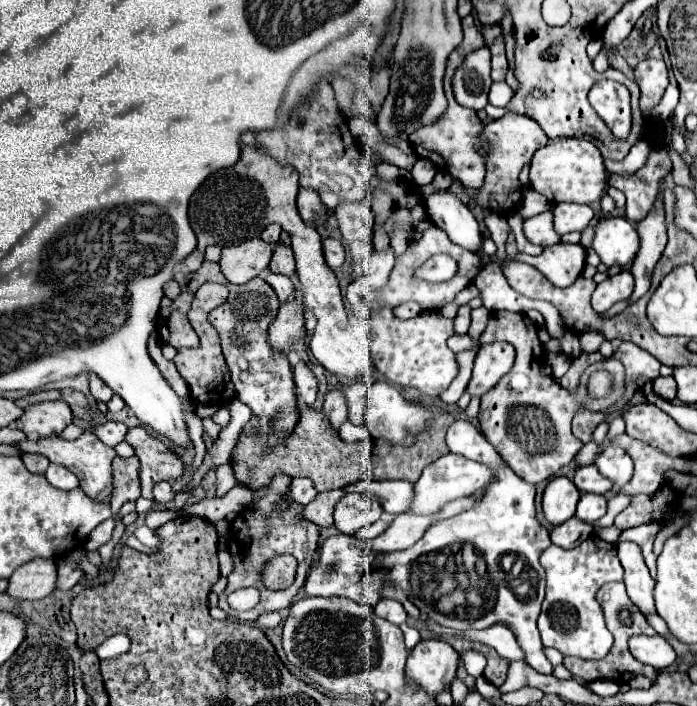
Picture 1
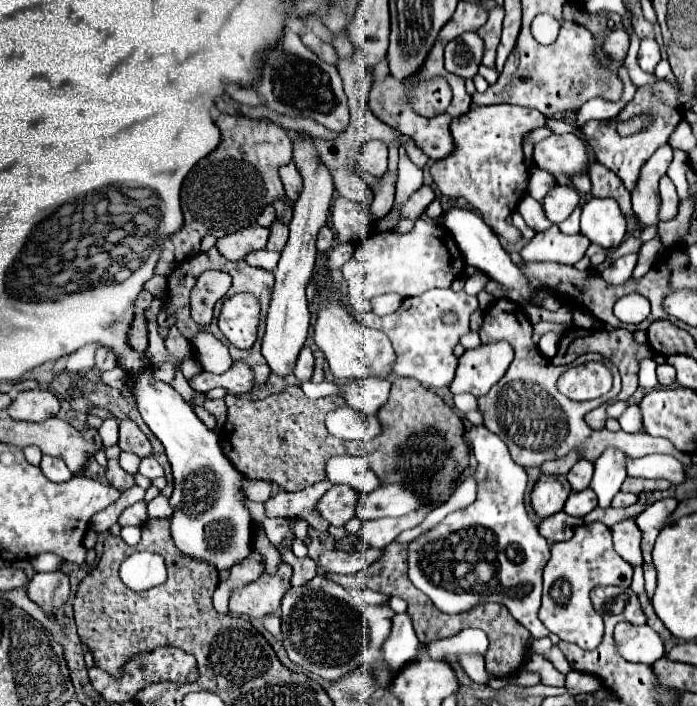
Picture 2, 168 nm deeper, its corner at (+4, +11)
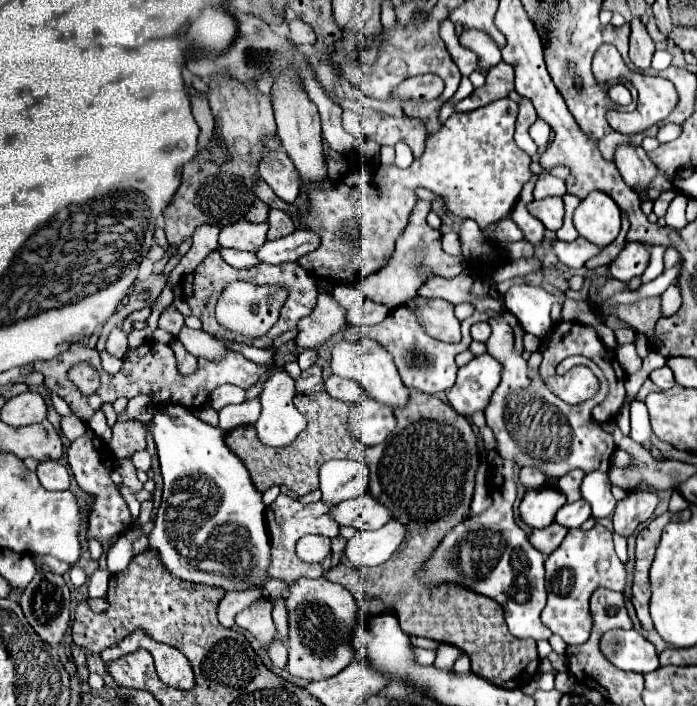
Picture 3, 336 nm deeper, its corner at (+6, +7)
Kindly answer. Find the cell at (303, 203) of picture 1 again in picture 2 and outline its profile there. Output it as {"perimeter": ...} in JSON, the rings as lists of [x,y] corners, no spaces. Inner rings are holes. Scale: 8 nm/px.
{"perimeter":[[[290,162],[288,166],[280,168],[280,178],[282,178],[282,184],[284,184],[286,196],[294,202],[302,192],[302,174],[300,174],[300,170],[296,168],[294,162]]]}

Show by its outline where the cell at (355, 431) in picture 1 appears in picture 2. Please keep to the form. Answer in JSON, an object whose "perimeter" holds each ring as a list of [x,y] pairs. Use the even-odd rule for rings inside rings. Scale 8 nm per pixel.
{"perimeter":[[[342,406],[326,416],[326,428],[332,436],[342,440],[368,442],[380,434],[380,424],[376,416],[364,416],[362,412]]]}

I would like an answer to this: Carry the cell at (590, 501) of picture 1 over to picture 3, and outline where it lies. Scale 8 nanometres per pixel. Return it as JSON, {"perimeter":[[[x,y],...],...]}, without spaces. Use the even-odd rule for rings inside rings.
{"perimeter":[[[578,500],[574,504],[566,504],[556,514],[556,522],[564,528],[580,528],[590,518],[590,506],[586,500]]]}

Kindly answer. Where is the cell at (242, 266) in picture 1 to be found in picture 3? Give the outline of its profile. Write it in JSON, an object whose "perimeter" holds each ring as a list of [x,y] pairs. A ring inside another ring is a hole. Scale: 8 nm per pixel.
{"perimeter":[[[238,220],[236,224],[228,224],[220,232],[220,246],[256,252],[266,242],[268,222],[254,224],[248,220]]]}

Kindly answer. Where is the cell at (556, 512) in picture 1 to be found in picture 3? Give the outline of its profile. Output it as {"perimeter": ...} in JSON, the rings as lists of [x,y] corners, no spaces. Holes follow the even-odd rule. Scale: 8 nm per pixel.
{"perimeter":[[[540,488],[540,490],[526,490],[520,502],[520,518],[530,528],[546,528],[554,522],[556,512],[566,504],[562,492],[554,488]]]}

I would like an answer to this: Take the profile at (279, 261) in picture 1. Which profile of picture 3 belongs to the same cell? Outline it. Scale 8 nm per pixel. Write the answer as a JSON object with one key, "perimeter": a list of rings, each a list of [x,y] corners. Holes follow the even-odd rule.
{"perimeter":[[[270,210],[270,214],[268,214],[268,224],[270,224],[270,230],[268,230],[268,238],[270,238],[270,240],[288,236],[290,232],[296,230],[294,220],[292,220],[292,218],[288,216],[288,212],[284,212],[284,210]]]}

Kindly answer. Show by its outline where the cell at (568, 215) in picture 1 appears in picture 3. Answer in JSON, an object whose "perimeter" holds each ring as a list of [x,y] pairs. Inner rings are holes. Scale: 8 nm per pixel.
{"perimeter":[[[544,198],[544,200],[532,200],[526,204],[528,212],[538,218],[548,230],[556,232],[562,226],[562,208],[564,202],[562,198]]]}

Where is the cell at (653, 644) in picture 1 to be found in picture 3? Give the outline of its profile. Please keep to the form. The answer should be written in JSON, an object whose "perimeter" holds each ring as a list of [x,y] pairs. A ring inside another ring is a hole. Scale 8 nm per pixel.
{"perimeter":[[[608,630],[600,638],[600,650],[620,670],[648,674],[660,666],[656,648],[636,630]]]}

